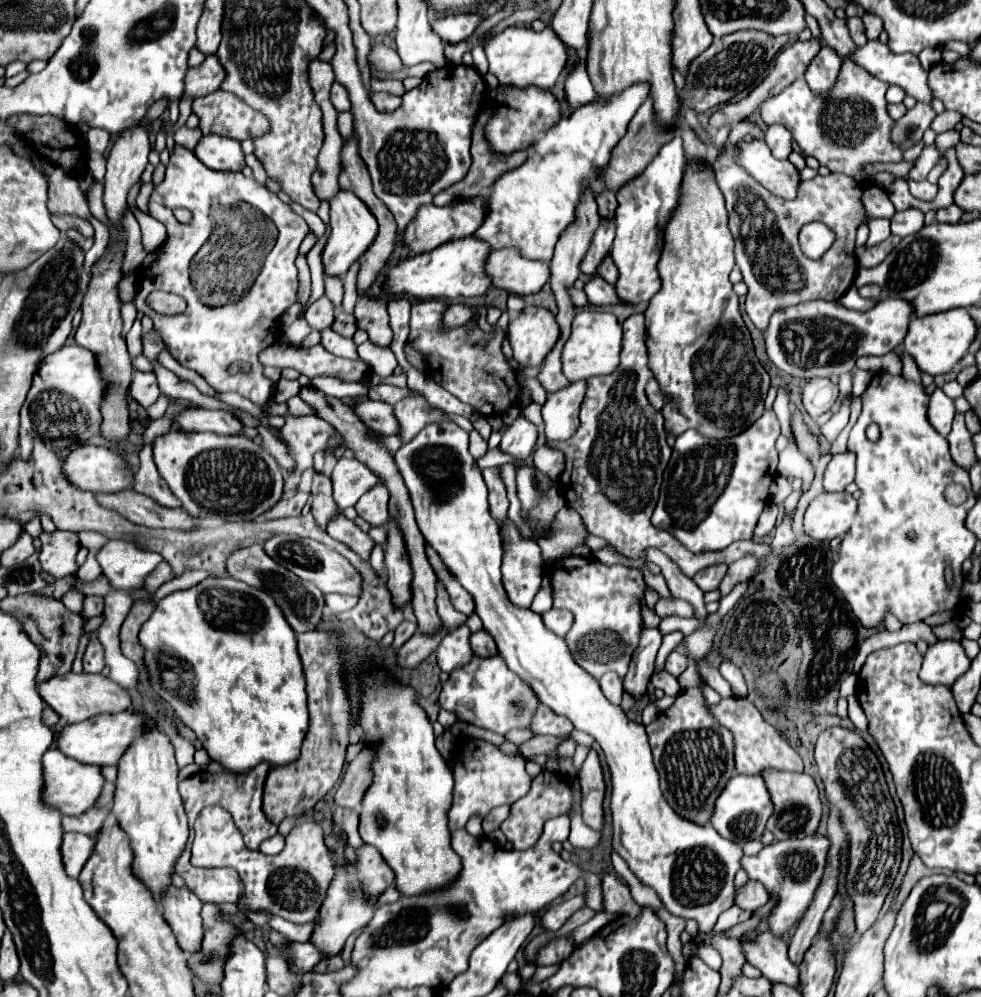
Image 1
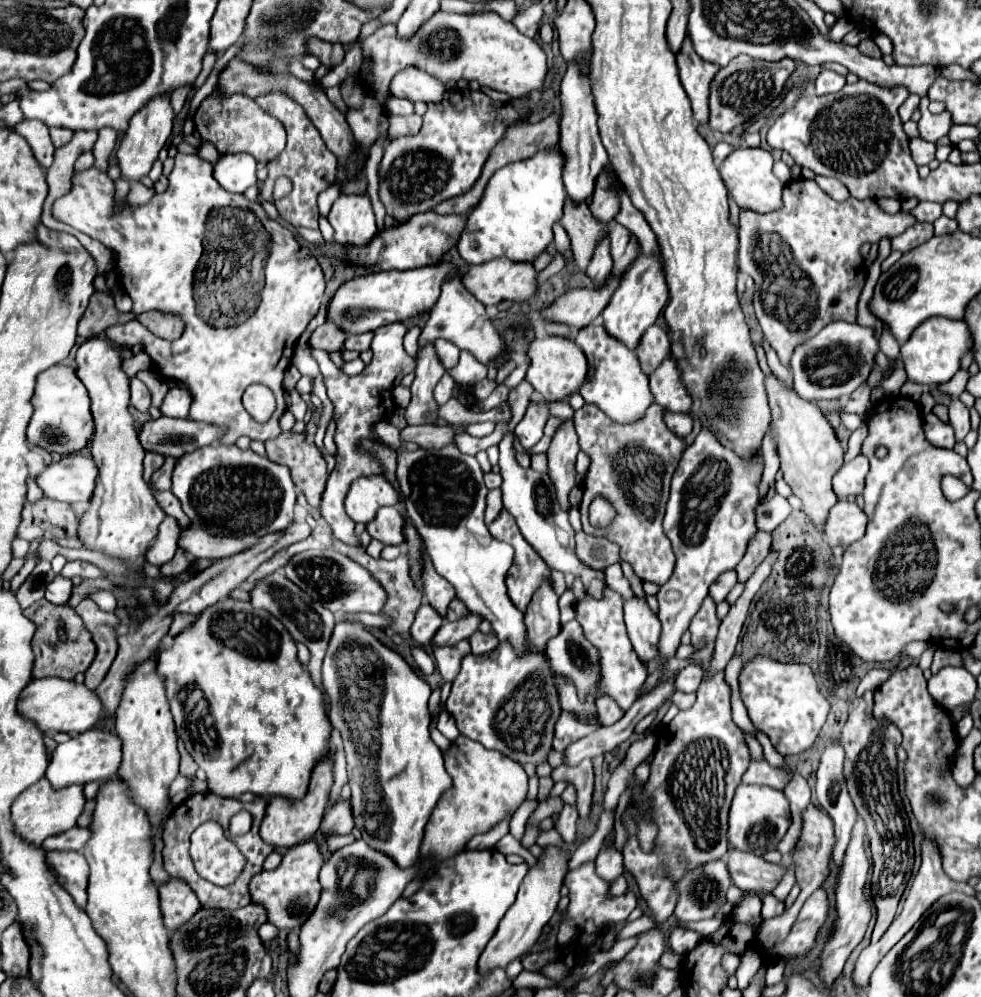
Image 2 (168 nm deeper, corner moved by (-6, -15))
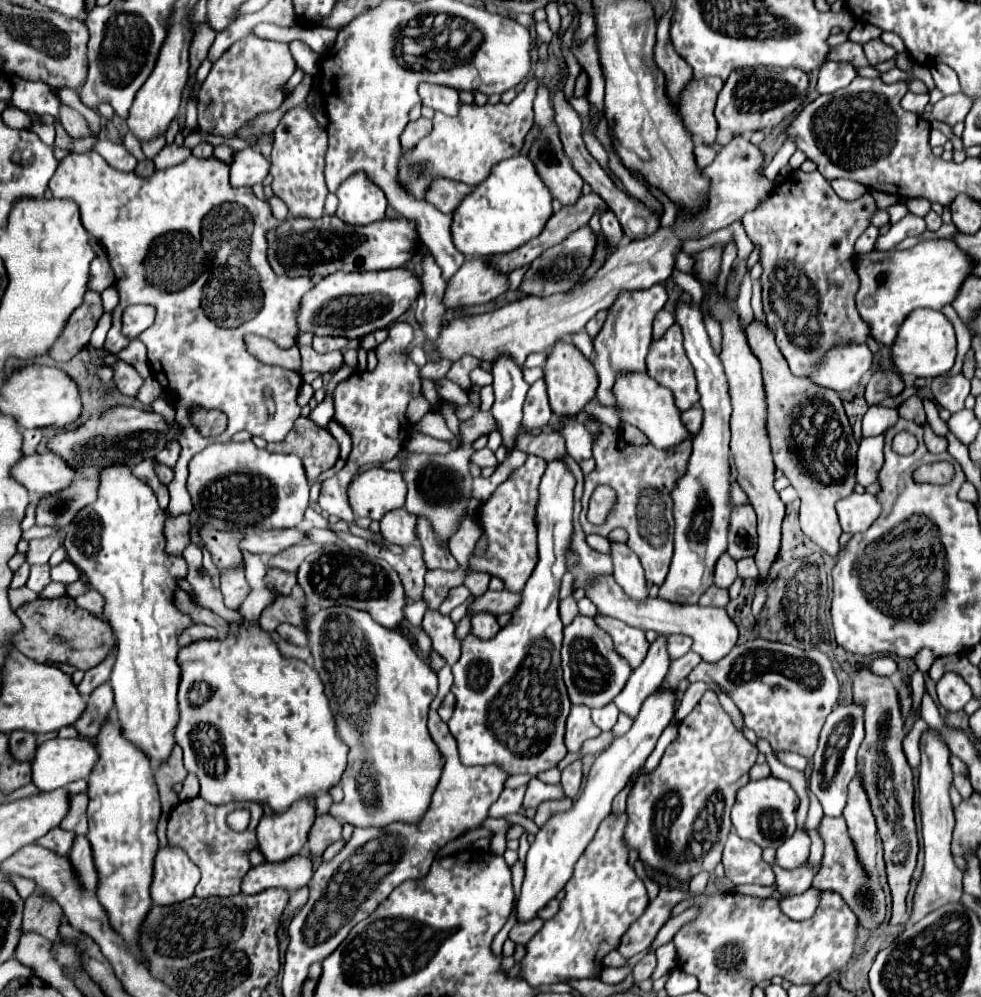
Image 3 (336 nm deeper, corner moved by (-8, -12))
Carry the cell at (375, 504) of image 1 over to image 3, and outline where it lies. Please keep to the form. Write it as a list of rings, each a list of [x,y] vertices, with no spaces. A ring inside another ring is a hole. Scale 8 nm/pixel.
[[[404,507],[388,511],[380,519],[380,533],[388,543],[408,547],[416,541],[416,517]]]

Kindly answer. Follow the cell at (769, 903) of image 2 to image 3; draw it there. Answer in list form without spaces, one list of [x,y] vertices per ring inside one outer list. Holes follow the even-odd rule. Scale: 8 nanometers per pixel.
[[[816,887],[808,889],[806,893],[802,895],[794,895],[794,897],[786,897],[780,901],[780,909],[784,913],[788,913],[790,919],[808,919],[814,915],[816,907],[818,907],[818,899],[820,899],[820,893]]]

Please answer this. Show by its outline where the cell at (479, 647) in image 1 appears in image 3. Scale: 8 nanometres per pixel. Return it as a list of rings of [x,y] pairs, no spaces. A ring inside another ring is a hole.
[[[476,613],[476,617],[472,617],[472,633],[476,637],[492,639],[498,633],[498,629],[500,625],[496,617],[492,617],[492,613]]]

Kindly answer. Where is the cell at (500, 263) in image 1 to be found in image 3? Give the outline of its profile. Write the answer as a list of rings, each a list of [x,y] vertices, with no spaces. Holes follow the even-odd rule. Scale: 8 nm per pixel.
[[[468,257],[464,265],[446,283],[444,307],[464,307],[494,301],[504,295],[508,287],[508,275],[494,271],[486,257]]]

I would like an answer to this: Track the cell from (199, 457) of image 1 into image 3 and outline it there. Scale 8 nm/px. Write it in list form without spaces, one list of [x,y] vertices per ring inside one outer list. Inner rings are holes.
[[[252,441],[244,443],[212,443],[190,461],[188,491],[192,495],[194,511],[202,523],[210,523],[220,531],[260,531],[264,527],[296,527],[304,519],[308,507],[310,485],[306,481],[304,465],[296,455],[270,453],[258,449]]]

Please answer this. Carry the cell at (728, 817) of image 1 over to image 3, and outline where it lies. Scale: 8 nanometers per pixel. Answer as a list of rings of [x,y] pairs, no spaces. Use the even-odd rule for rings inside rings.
[[[772,775],[760,781],[750,781],[736,795],[736,803],[732,809],[732,825],[742,839],[754,841],[762,849],[764,847],[778,849],[796,831],[798,805],[800,805],[800,799],[788,781]]]

